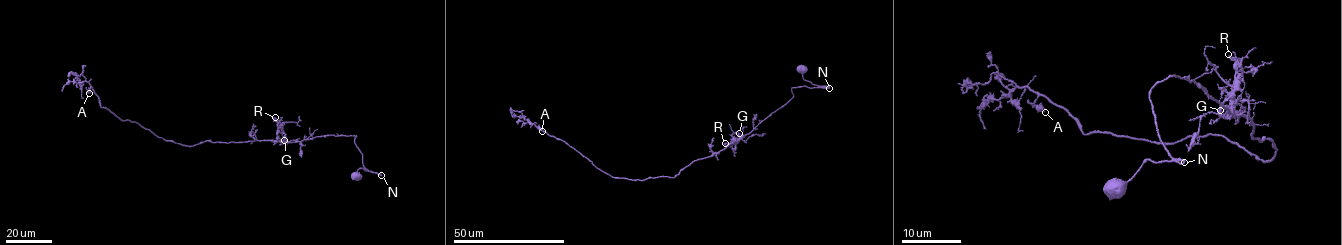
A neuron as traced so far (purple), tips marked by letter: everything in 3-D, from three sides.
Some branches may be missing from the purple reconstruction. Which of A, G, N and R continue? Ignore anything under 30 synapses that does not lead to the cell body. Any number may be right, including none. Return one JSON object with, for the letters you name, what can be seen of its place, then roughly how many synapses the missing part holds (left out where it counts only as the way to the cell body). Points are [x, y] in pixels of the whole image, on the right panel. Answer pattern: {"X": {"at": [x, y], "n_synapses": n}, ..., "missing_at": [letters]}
{"G": {"at": [1220, 110], "n_synapses": 45}, "missing_at": ["G"]}

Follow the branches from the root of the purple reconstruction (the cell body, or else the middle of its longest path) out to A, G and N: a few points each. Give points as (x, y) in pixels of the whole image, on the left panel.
A: (356, 177), (361, 168), (376, 173), (364, 166), (356, 136), (181, 145), (120, 119), (89, 93)
G: (356, 177), (361, 168), (376, 173), (364, 166), (356, 136), (284, 140)
N: (356, 177), (361, 168), (381, 175)

